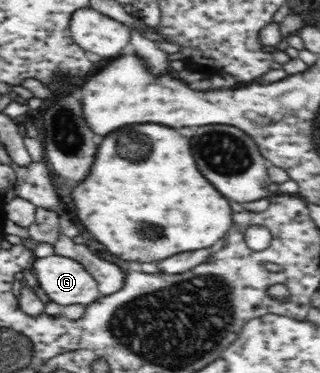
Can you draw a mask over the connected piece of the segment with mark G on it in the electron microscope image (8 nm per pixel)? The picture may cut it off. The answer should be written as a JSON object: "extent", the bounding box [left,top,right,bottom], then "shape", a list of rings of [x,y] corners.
{"extent":[31,255,101,306],"shape":[[[49,255],[48,257],[33,258],[31,270],[36,272],[39,286],[44,289],[48,297],[59,306],[72,305],[92,305],[100,298],[101,292],[98,289],[97,280],[90,275],[86,268],[77,260],[59,255]]]}

